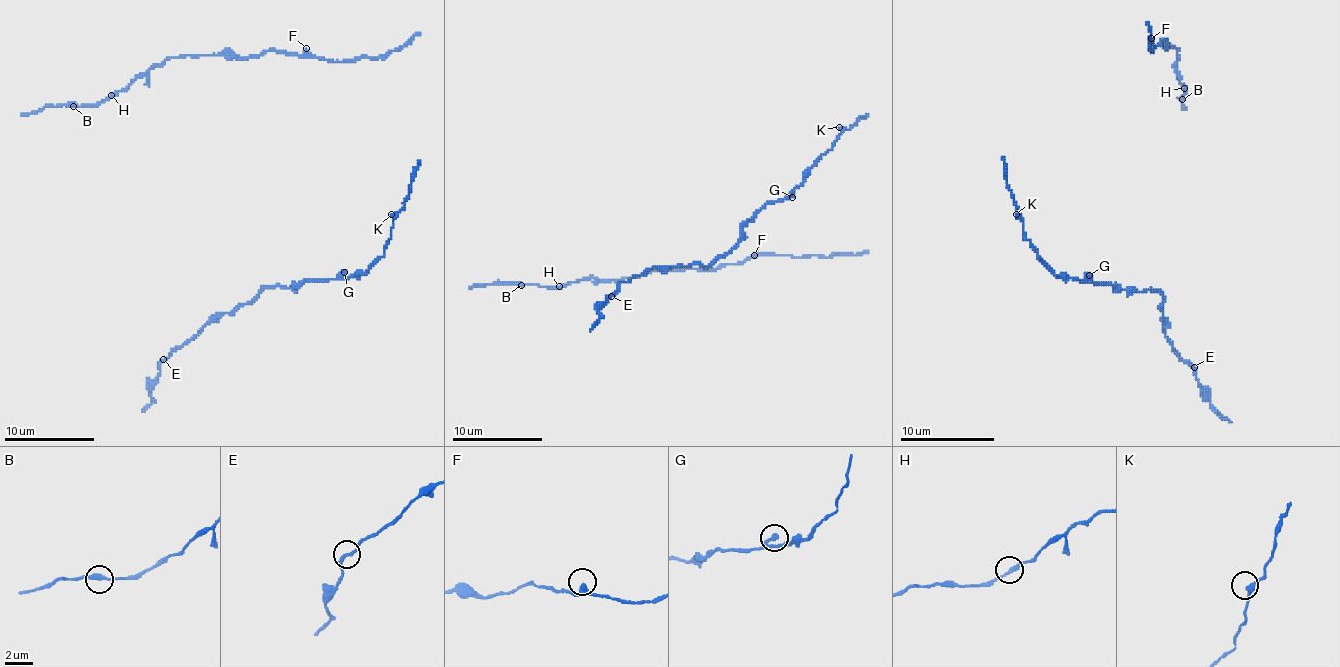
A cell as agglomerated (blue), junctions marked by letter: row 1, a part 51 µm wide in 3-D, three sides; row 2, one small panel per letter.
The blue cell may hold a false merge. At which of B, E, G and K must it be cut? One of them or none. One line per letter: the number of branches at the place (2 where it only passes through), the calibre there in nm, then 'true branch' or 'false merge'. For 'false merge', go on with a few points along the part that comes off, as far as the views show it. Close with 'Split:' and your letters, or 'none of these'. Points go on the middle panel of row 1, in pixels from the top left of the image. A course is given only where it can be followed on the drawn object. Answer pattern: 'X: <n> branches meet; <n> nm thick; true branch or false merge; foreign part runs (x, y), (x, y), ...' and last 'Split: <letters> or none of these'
B: 2 branches meet; 280 nm thick; true branch
E: 2 branches meet; 240 nm thick; true branch
G: 2 branches meet; 280 nm thick; true branch
K: 2 branches meet; 280 nm thick; true branch
Split: none of these

